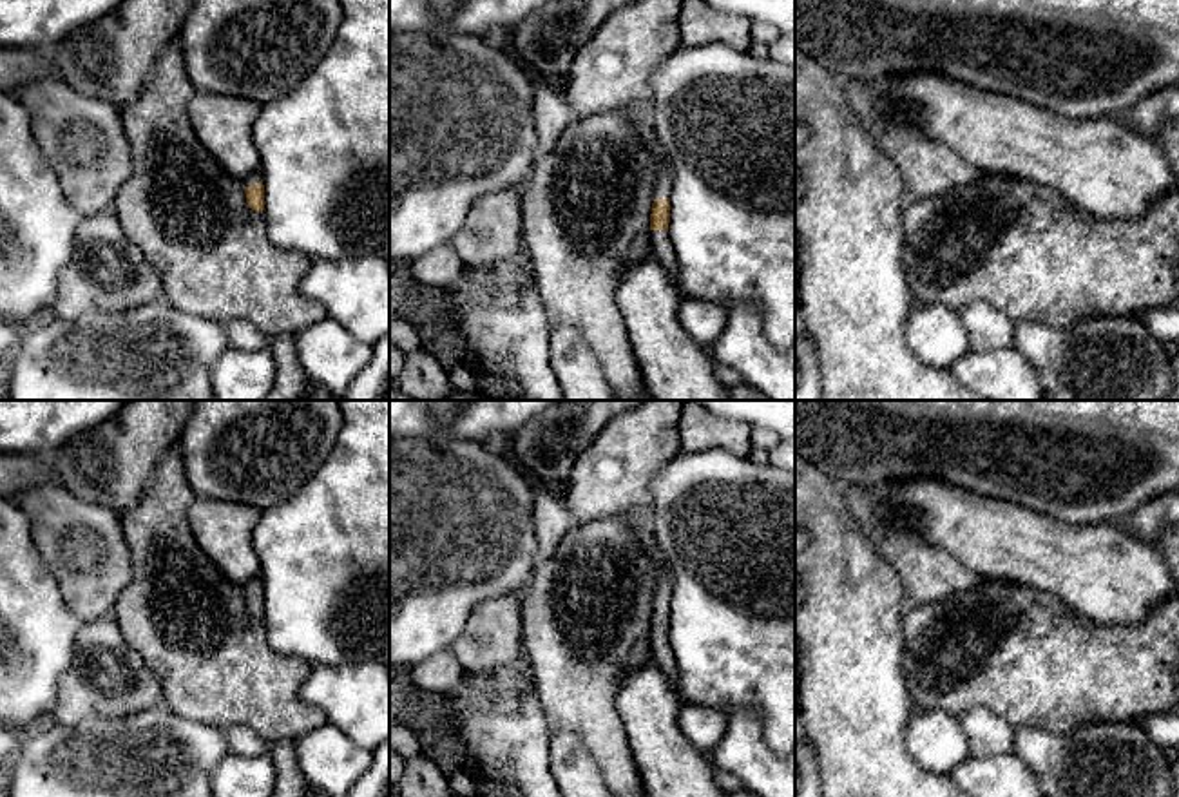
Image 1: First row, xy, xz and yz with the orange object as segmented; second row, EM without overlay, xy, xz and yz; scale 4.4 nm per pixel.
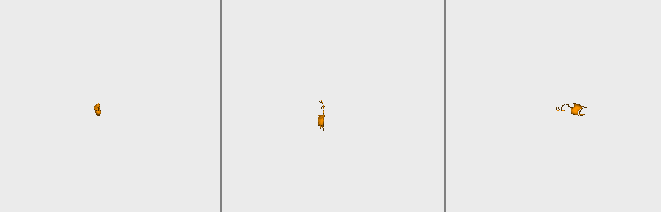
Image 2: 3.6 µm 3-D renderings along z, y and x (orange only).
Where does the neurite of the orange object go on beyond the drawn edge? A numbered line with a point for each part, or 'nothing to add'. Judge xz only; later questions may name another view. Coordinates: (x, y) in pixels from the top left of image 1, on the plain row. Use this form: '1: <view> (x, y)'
1: xz (642, 531)
2: xz (661, 652)

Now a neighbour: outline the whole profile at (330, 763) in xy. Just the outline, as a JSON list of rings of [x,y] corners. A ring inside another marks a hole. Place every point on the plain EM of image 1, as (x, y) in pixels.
[[[330,723],[301,735],[293,744],[308,788],[326,797],[346,797],[373,761],[373,752]]]

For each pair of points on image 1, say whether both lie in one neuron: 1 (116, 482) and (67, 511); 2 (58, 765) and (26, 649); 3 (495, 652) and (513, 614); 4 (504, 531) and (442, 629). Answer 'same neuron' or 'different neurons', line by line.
1: different neurons
2: different neurons
3: same neuron
4: same neuron

